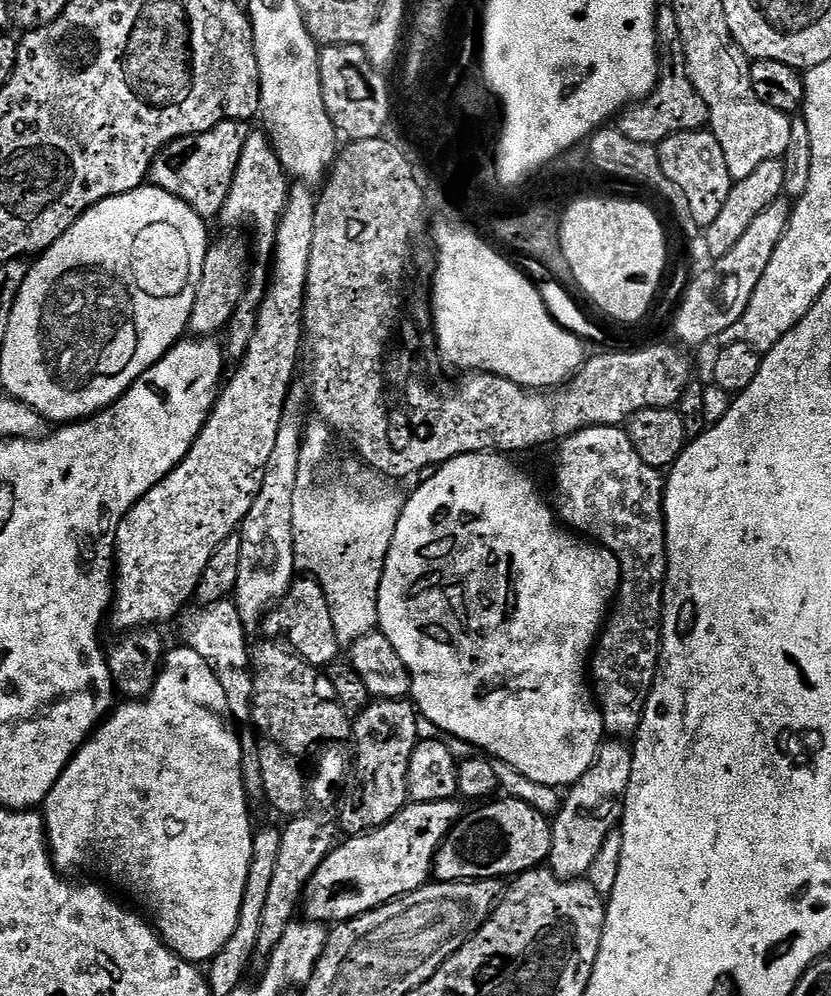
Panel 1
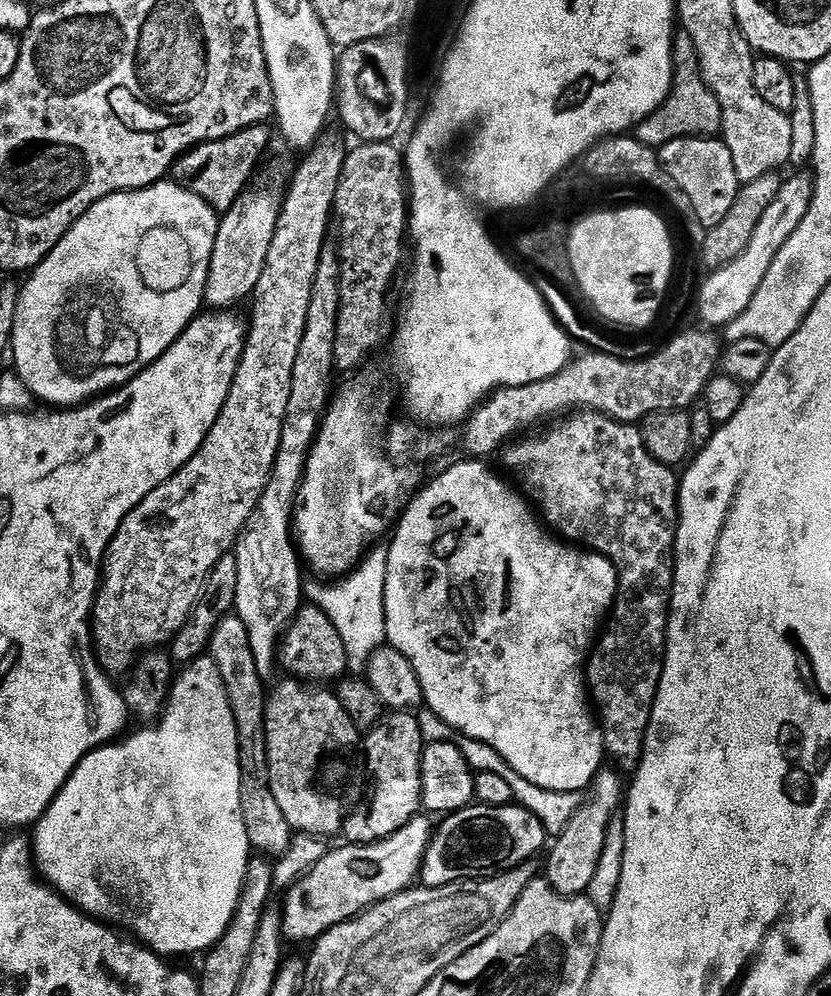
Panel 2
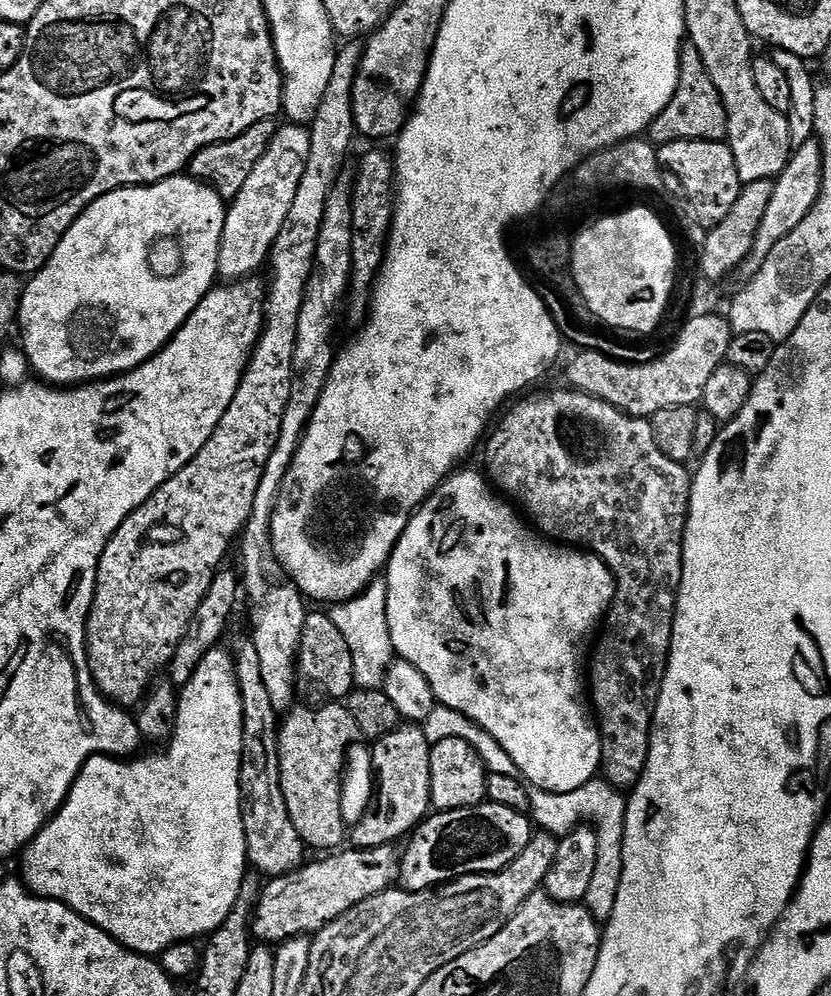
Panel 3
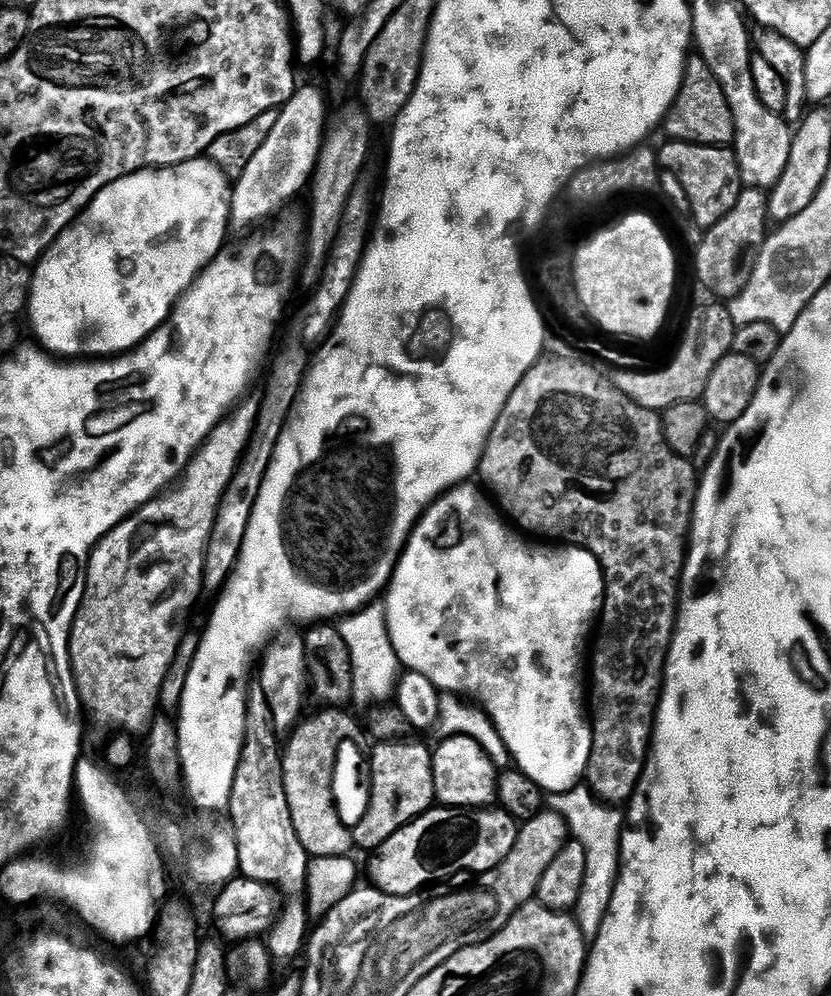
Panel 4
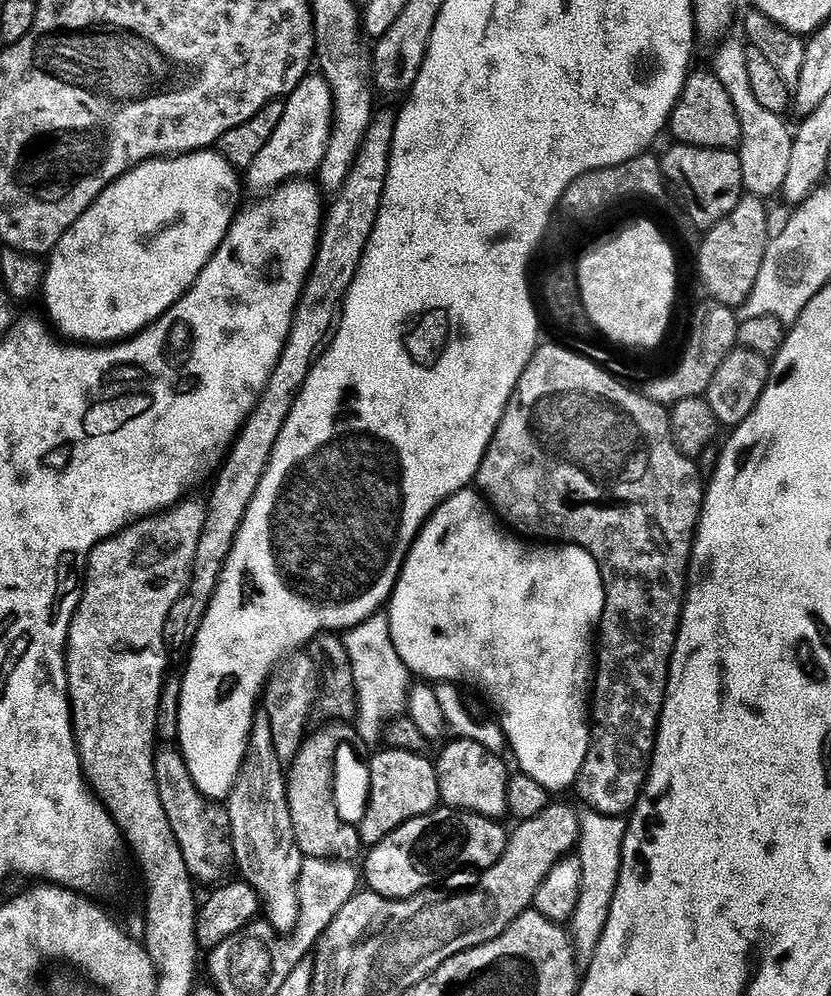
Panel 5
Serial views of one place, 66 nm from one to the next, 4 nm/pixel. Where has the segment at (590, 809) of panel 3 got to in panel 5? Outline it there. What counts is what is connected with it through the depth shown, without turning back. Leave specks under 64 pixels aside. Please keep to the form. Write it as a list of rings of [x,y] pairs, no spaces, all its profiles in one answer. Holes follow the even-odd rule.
[[[588,810],[588,813],[580,816],[578,855],[582,862],[582,894],[578,898],[578,910],[574,910],[570,921],[570,932],[579,955],[584,958],[591,958],[596,952],[612,913],[622,866],[625,827],[625,821],[621,817],[604,816],[595,810]]]

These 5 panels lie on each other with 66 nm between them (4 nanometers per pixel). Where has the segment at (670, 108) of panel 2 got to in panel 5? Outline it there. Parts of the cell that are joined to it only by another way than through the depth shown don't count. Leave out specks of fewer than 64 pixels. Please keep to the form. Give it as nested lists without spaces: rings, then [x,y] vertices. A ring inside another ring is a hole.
[[[689,71],[688,78],[684,81],[684,89],[681,90],[672,111],[671,139],[695,148],[739,149],[742,126],[738,122],[738,110],[734,110],[734,102],[730,102],[730,94],[726,94],[726,86],[718,82],[715,71],[707,71]]]

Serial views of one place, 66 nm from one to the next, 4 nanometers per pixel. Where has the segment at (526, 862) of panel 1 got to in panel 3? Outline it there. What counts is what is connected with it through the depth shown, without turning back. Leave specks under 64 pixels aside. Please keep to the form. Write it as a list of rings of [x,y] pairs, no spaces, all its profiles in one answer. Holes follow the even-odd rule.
[[[481,802],[479,804],[475,804],[474,806],[470,806],[469,808],[451,808],[449,812],[433,811],[431,815],[421,820],[420,823],[416,825],[414,831],[407,837],[406,843],[403,845],[403,847],[405,846],[404,852],[402,848],[402,855],[399,857],[398,860],[399,887],[406,892],[424,894],[427,893],[429,890],[435,889],[432,888],[435,886],[435,884],[441,884],[440,886],[444,886],[461,876],[479,876],[485,872],[501,872],[501,870],[504,869],[506,865],[508,865],[510,862],[514,862],[514,858],[518,858],[518,854],[522,854],[522,850],[526,850],[526,846],[530,846],[533,835],[533,821],[529,819],[529,817],[525,815],[525,813],[515,812],[514,810],[510,810],[509,808],[507,808],[506,806],[502,806],[501,804]]]

